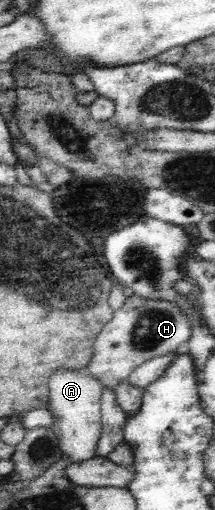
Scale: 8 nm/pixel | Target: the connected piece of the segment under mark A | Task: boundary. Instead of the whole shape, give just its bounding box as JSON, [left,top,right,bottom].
[47,367,104,463]

